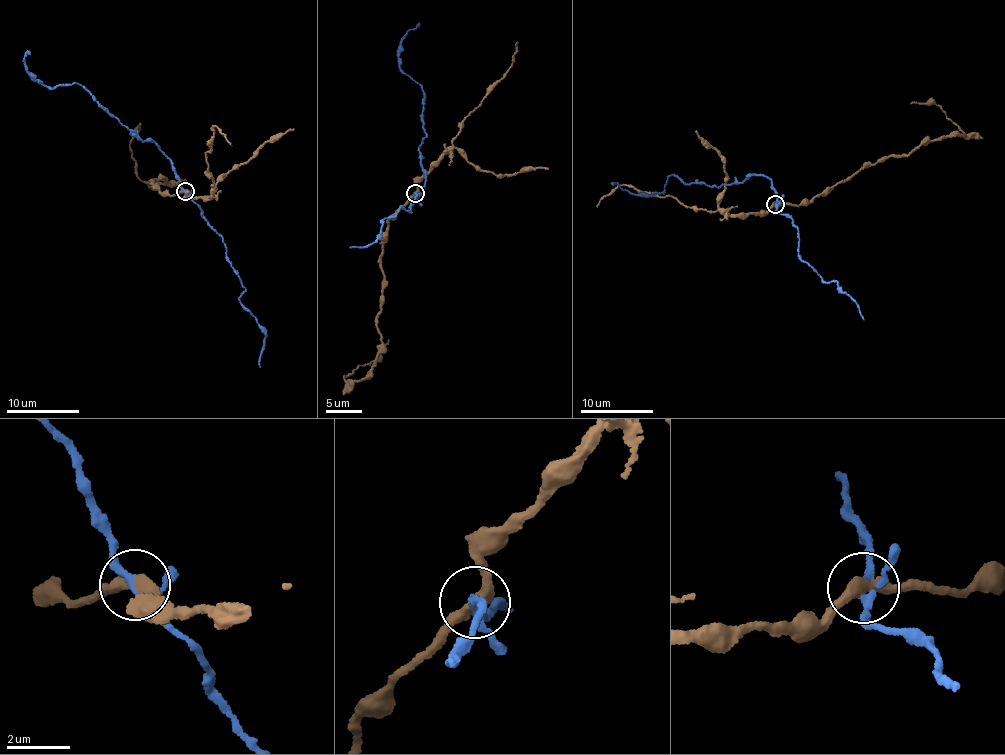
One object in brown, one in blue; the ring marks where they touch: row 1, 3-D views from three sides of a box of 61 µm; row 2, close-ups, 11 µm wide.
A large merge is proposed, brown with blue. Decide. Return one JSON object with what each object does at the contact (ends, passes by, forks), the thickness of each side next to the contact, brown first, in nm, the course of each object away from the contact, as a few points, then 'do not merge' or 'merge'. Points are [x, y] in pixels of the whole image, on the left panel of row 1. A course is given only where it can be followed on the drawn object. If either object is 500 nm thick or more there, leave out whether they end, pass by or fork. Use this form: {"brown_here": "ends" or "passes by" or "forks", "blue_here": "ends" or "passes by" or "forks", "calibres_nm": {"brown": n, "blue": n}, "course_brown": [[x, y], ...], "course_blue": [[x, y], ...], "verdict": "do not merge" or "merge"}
{"brown_here": "passes by", "blue_here": "forks", "calibres_nm": {"brown": 340, "blue": 170}, "course_brown": [[185, 192], [171, 196], [152, 180], [181, 186], [173, 181], [150, 185], [137, 176], [130, 144], [141, 124]], "course_blue": [[185, 192], [174, 164], [159, 148], [130, 134], [79, 85], [51, 88], [24, 70], [28, 50]], "verdict": "do not merge"}

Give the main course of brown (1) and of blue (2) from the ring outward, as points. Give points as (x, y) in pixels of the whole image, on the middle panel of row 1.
1: (414, 194), (391, 216), (380, 260), (381, 340), (370, 372), (347, 382), (344, 376), (372, 360), (389, 339)
2: (414, 194), (423, 196), (426, 169), (418, 148), (426, 133), (422, 86), (400, 66), (401, 37), (419, 23)

